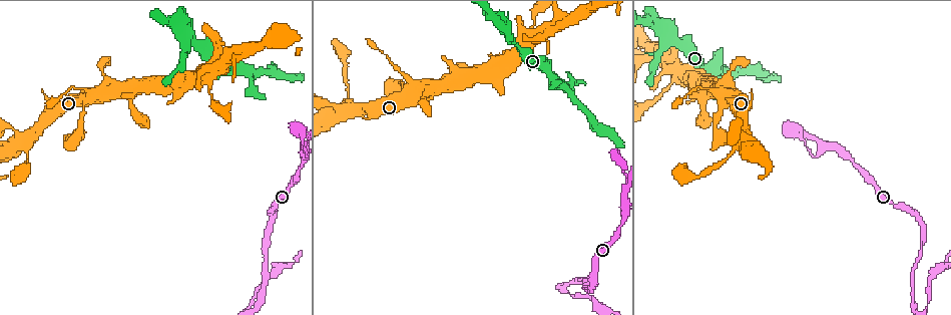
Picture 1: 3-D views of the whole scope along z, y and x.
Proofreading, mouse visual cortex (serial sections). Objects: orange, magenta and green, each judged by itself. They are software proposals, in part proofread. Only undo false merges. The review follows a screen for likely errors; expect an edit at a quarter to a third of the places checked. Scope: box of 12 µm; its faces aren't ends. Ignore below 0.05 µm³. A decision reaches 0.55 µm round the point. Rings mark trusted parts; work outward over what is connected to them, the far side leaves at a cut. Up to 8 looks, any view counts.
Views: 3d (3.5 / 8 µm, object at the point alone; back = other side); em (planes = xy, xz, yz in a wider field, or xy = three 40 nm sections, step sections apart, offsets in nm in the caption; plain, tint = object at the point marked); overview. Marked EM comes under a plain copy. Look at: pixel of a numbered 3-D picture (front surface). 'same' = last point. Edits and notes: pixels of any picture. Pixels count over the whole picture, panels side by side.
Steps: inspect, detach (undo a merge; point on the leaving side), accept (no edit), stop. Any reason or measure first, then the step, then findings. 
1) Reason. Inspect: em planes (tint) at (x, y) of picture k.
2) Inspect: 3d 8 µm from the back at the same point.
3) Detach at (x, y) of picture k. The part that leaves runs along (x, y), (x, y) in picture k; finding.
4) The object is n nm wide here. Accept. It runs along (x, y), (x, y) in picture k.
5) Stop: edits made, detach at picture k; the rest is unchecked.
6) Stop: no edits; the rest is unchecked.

Thick turns thin. Inspect: 3d 3.5 µm at (344, 104) of picture 1.

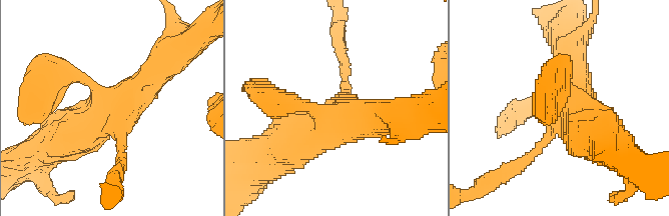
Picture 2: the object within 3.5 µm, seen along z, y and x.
4 arms meet here; the arms are 150, 200, 500, 600 nm wide. Inspect: em xy step 5 (tint) at (341, 104) of picture 2.

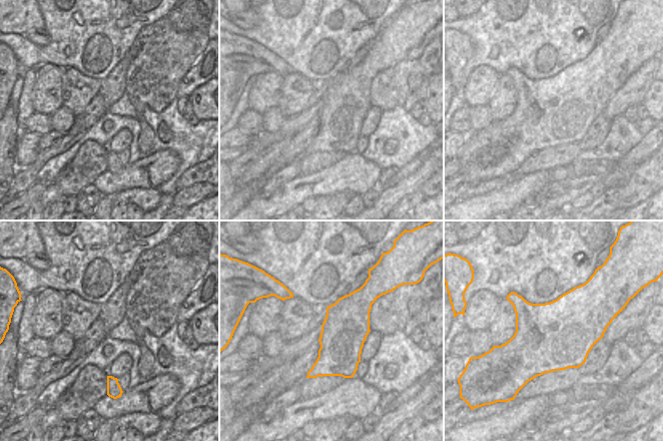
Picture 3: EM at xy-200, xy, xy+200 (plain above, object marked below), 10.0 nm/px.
Accept. It runs along (166, 60), (120, 109), (65, 137) in picture 2; one cell here.

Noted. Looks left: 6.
Sharp bend. Inspect: 3d 8 µm at (732, 67) of picture 1.

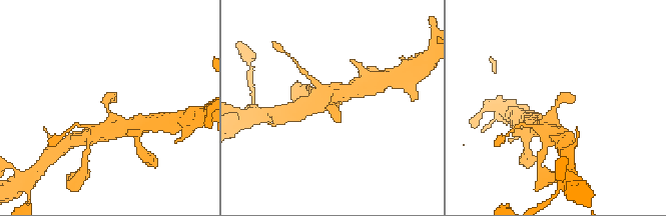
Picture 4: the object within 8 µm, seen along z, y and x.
Shape alone is not enough. Inspect: em xy step 5 (tint) at (331, 104) of picture 4.

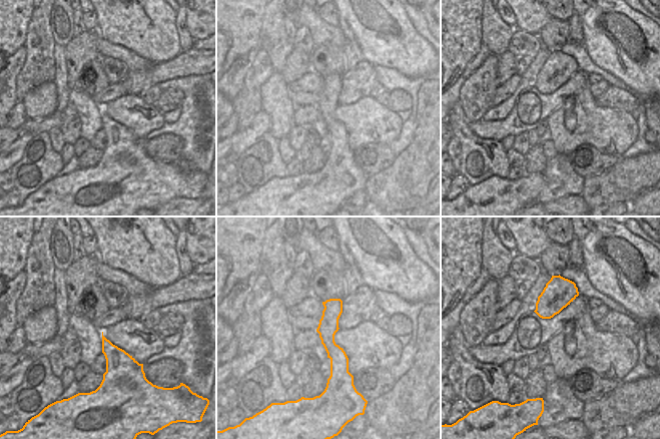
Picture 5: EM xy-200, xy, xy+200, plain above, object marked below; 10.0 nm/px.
Accept. It runs along (332, 301), (337, 381) in picture 5; one cell here.

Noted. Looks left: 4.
Calibre changes. Inspect: 3d 8 µm at (220, 55) of picture 1.

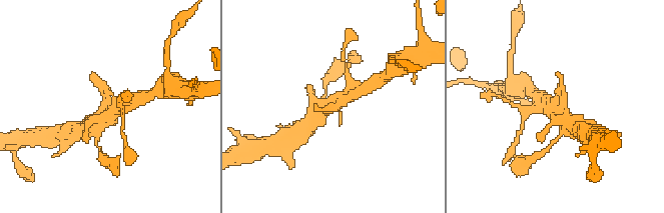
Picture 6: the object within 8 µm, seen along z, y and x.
Inspect: em xy step 2 (tint) at (558, 106) of picture 6.

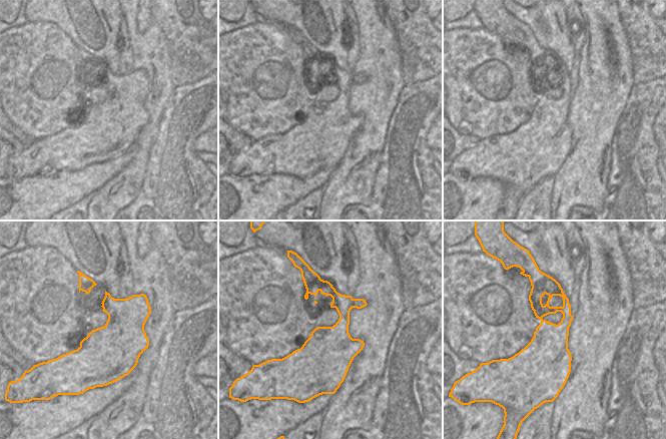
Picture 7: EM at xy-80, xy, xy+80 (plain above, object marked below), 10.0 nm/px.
Accept. It runs along (314, 119), (328, 105), (359, 91) in picture 6; continuous, no second cell.

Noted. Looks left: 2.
Abrupt turn. Inspect: 3d 3.5 µm at (571, 294) of picture 1.

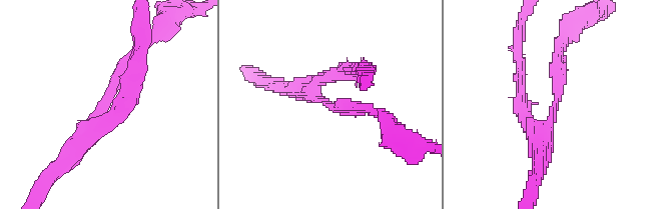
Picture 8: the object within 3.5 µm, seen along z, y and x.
The arms are 200, 250 nm wide; need the tissue. Inspect: em xy step 1 (tint) at (330, 104) of picture 8.

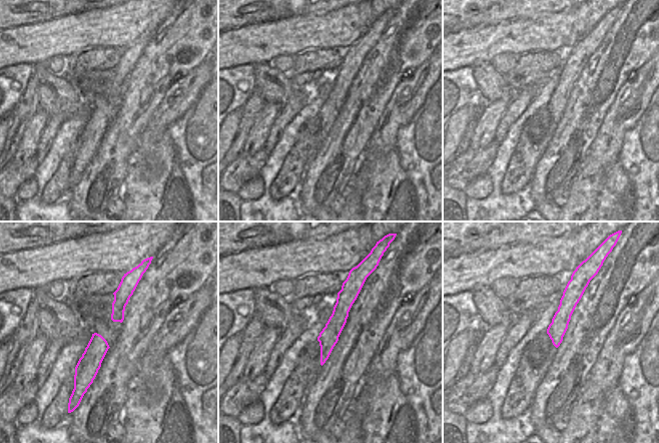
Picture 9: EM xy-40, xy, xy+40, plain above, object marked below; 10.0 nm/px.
The object is 200 nm wide here. Accept. It runs along (107, 122), (89, 128), (141, 45) in picture 8; one cell here.

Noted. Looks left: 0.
Stop: no edits; the rest is unchecked.

